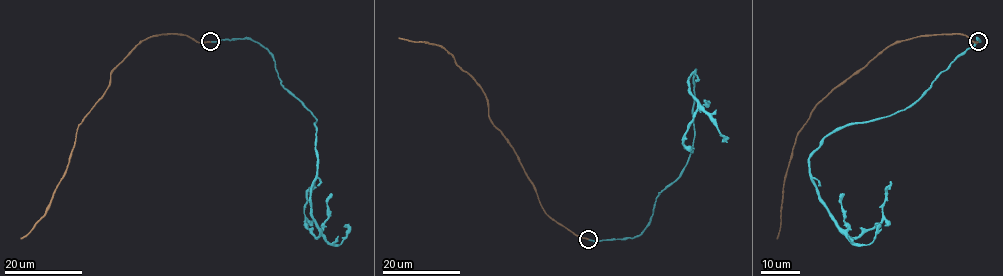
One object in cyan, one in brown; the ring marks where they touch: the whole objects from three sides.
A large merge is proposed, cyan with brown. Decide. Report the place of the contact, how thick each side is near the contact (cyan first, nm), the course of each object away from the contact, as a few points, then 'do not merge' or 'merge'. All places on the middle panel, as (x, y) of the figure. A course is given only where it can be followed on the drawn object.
at (588, 239); 180 nm thick on the cyan side, 200 nm on the other; cyan runs (588, 239), (638, 236), (679, 176), (694, 139), (695, 70), (688, 89), (698, 106), (682, 142), (691, 152); brown runs (588, 239), (558, 224), (543, 209), (520, 159), (488, 116), (481, 86), (453, 56), (443, 46), (399, 38); merge

